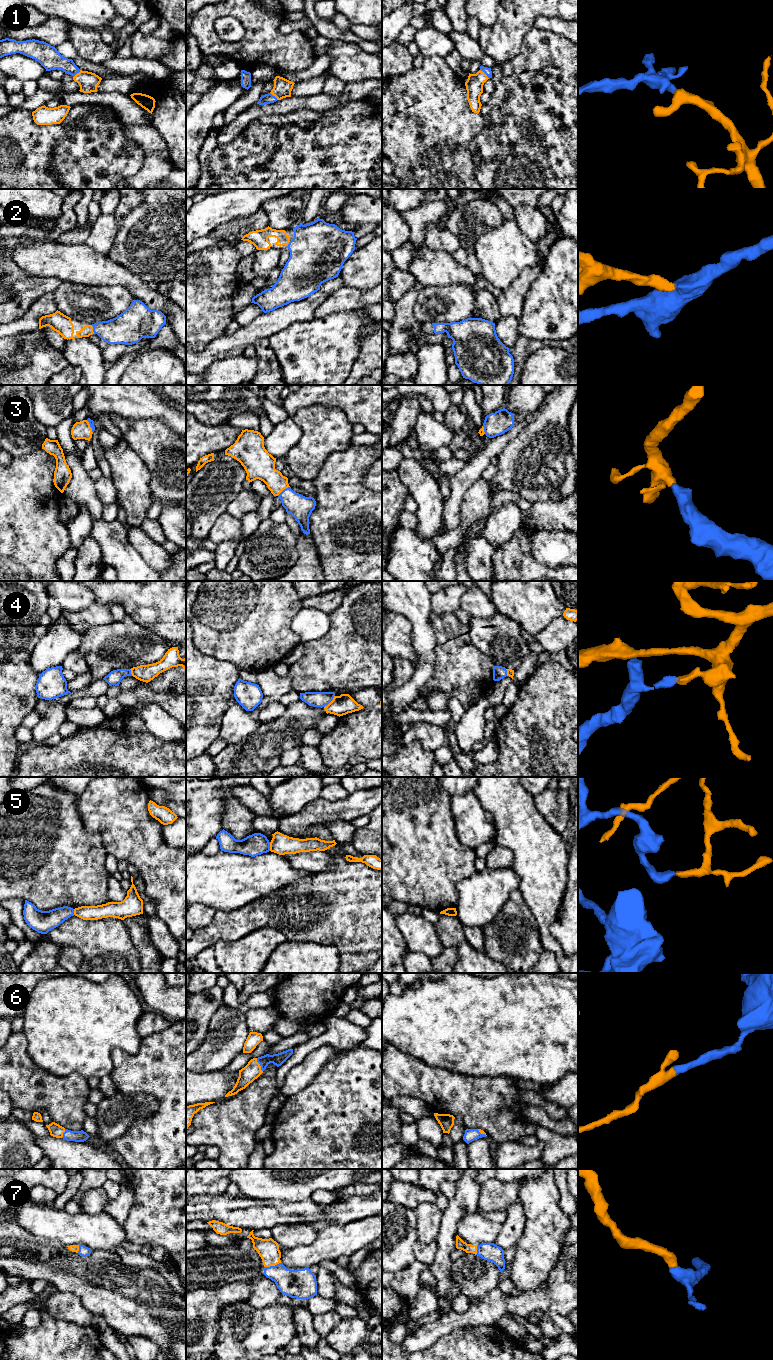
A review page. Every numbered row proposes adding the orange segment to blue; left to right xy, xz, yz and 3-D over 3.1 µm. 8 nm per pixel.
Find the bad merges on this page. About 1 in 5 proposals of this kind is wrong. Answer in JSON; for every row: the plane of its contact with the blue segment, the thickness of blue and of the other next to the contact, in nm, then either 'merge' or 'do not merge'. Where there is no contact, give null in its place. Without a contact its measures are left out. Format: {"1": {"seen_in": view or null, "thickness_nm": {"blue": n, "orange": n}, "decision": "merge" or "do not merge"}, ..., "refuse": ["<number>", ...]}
{"1": {"seen_in": "yz", "thickness_nm": {"blue": 60, "orange": 140}, "decision": "merge"}, "2": {"seen_in": "xy", "thickness_nm": {"blue": 240, "orange": 90}, "decision": "merge"}, "3": {"seen_in": "xz", "thickness_nm": {"blue": 190, "orange": 200}, "decision": "merge"}, "4": {"seen_in": "xz", "thickness_nm": {"blue": 130, "orange": 160}, "decision": "do not merge"}, "5": {"seen_in": "xz", "thickness_nm": {"blue": 180, "orange": 160}, "decision": "do not merge"}, "6": {"seen_in": "xz", "thickness_nm": {"blue": 100, "orange": 140}, "decision": "merge"}, "7": {"seen_in": "xz", "thickness_nm": {"blue": 220, "orange": 170}, "decision": "merge"}, "refuse": ["4", "5"]}

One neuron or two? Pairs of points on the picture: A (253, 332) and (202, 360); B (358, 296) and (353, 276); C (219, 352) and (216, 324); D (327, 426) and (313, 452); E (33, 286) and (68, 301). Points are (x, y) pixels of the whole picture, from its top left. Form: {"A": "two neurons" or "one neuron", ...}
{"A": "one neuron", "B": "two neurons", "C": "two neurons", "D": "one neuron", "E": "two neurons"}

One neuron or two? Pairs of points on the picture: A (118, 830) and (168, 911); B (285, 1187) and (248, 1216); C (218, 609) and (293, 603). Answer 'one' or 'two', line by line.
A: one
B: two
C: one

